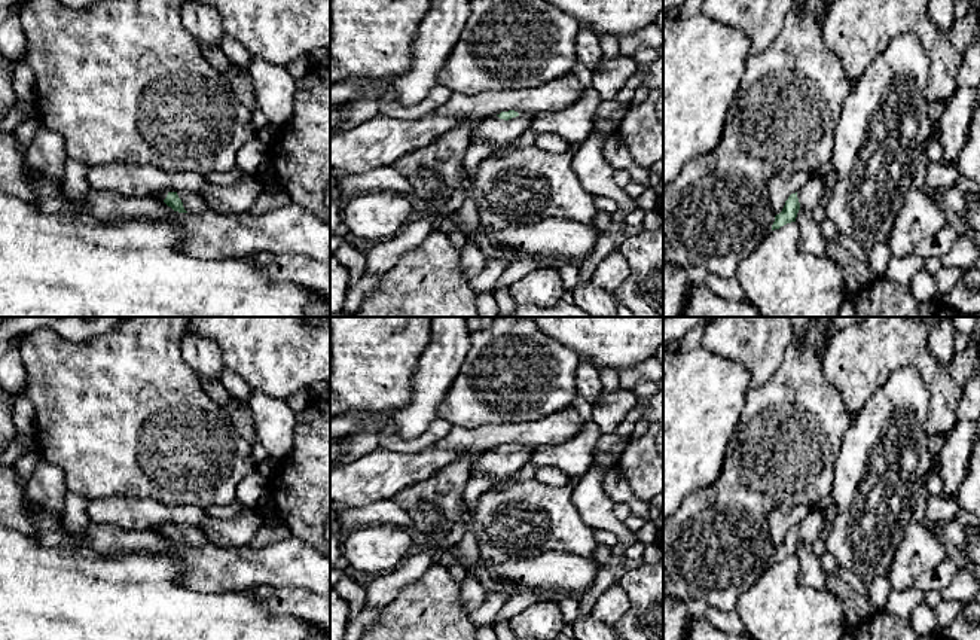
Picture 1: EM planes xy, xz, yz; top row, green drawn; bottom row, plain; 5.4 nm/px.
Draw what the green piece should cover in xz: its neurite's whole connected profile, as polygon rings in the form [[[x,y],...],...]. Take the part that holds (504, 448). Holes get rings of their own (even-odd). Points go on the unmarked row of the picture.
[[[515,444],[501,445],[500,448],[477,455],[470,469],[482,472],[485,476],[507,479],[519,472],[531,458],[534,449],[518,447]]]

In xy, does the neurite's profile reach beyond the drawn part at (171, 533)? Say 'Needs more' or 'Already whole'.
Needs more

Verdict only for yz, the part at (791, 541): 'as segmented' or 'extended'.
extended

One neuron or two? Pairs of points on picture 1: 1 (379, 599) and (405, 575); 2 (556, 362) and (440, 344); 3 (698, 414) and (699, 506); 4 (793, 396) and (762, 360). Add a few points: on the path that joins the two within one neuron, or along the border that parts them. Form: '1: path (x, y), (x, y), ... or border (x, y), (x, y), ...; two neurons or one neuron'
1: path (385, 593), (399, 579); one neuron
2: border (470, 332), (470, 349), (454, 380); two neurons
3: border (723, 462), (721, 472), (695, 488), (678, 508); two neurons
4: border (790, 344), (779, 368), (763, 384), (751, 389); two neurons

